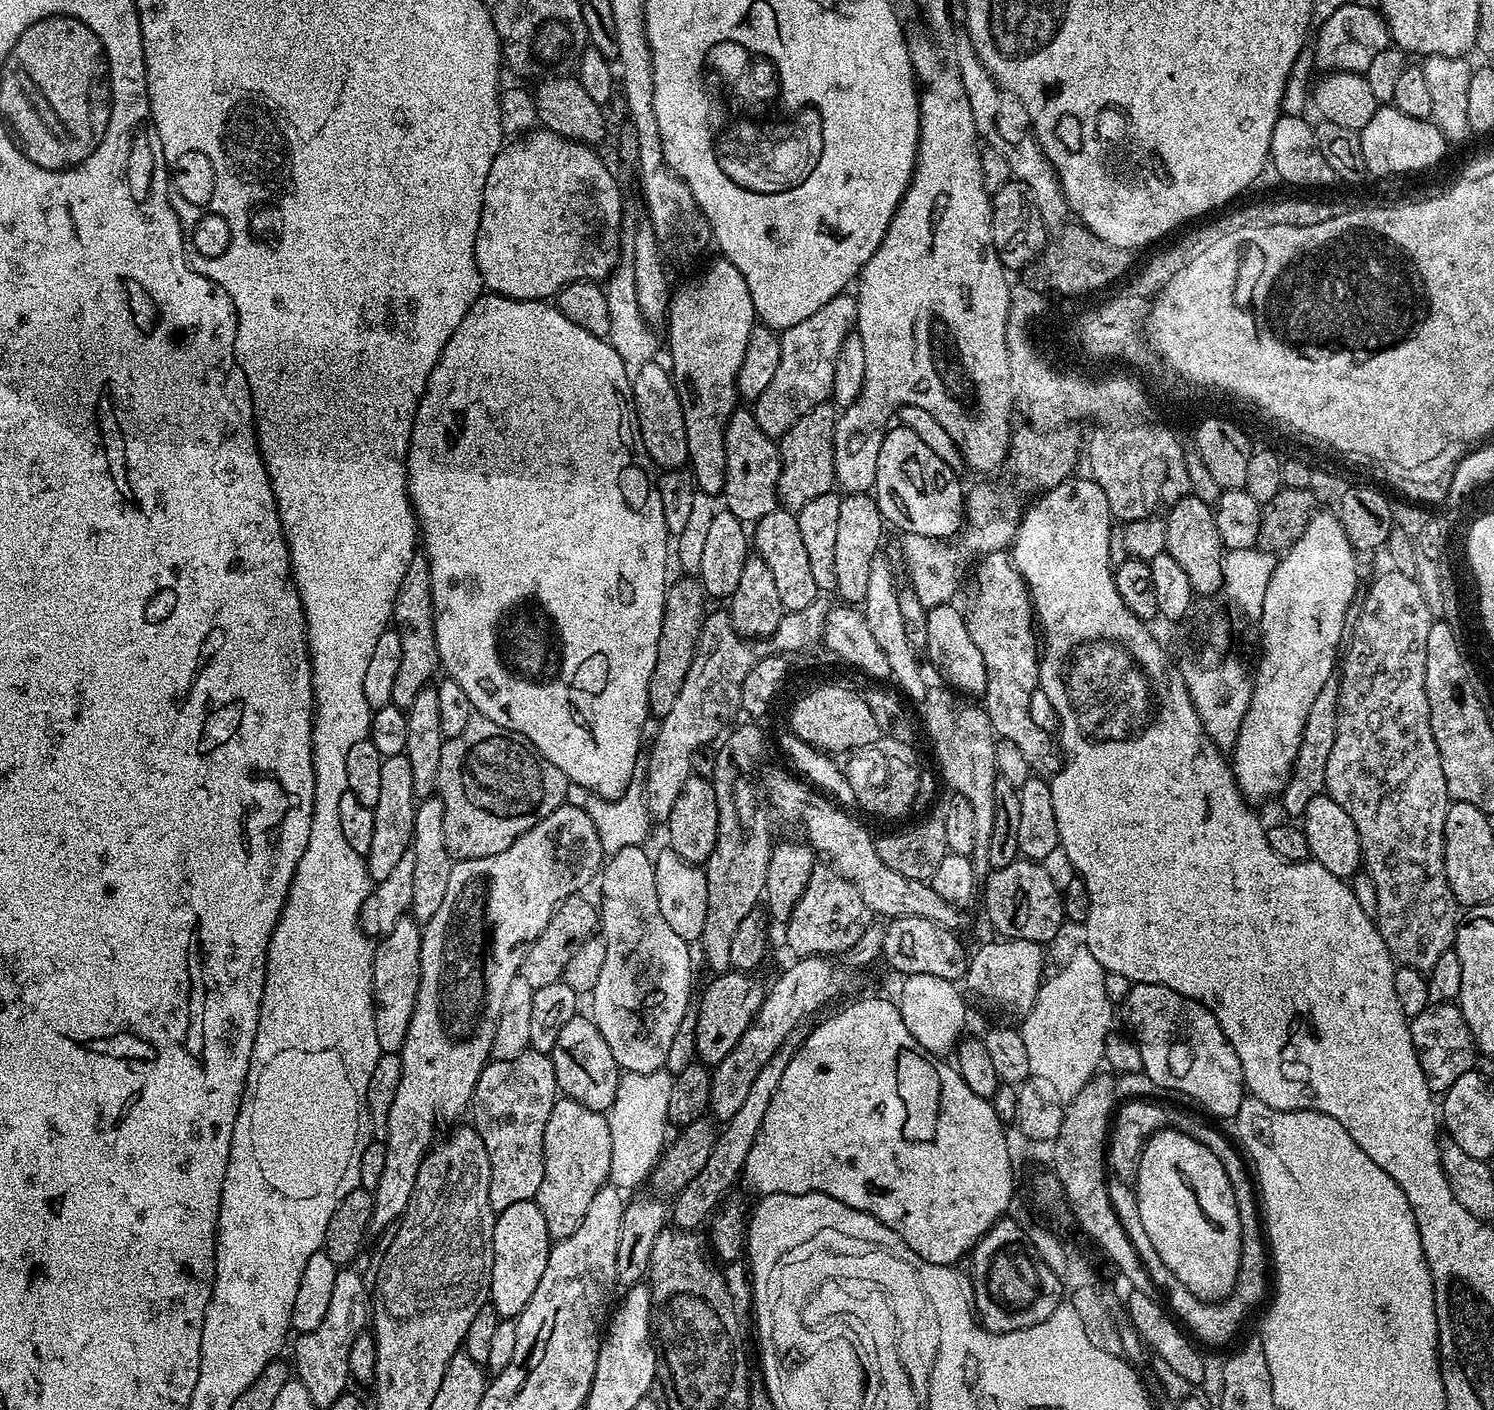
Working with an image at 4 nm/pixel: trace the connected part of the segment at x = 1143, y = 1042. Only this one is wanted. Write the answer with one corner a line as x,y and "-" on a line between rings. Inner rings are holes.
1133,984
1127,1008
1131,1035
1140,1047
1142,1070
1161,1090
1169,1088
1197,1100
1209,1117
1234,1118
1238,1114
1246,1095
1242,1062
1209,1008
1161,984

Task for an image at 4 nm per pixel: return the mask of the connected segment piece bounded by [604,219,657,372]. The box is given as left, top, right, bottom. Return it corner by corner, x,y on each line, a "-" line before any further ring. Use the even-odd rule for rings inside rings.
625,219
621,223
620,258
617,260
615,269
608,277
604,288
610,311
610,330
606,339
611,348
616,350
618,356
622,358
622,362
629,372
642,369
642,367
646,366
646,362
655,359
657,355
655,353
656,338
650,332
651,327
644,319
637,302
633,264
635,229
635,222

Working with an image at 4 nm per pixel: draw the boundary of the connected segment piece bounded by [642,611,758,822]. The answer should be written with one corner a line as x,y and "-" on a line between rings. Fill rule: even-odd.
709,611
705,615
704,625
700,627
700,633
698,634
694,658
690,662
690,670
686,670
686,682
682,682
682,690
678,690
678,698
674,701
674,707
670,709
670,714
666,714
665,717
658,720
660,729
656,732
652,749
649,752
647,749
646,752
646,760
648,756
648,773
642,777
642,783
644,786
644,801
653,821
668,821
670,810
674,810
674,802
678,799
678,794
682,794
682,786
686,786
689,776
693,775
692,759
694,754
707,749
711,745
708,743
716,735
719,737
729,727
728,719
735,712
737,714
741,711
742,682
745,681
746,674
750,672
751,667
758,659
758,652
755,652
748,644
751,643
732,629
732,618
727,611

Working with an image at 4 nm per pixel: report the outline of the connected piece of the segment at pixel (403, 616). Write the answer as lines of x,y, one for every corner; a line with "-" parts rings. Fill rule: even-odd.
423,554
413,556
400,583
398,594
394,598
391,623
394,625
394,631
402,638
402,662
398,665
398,675
394,677
392,703
407,710
414,702
414,698
418,698
420,691
429,687
431,680
428,679
440,668
427,556

